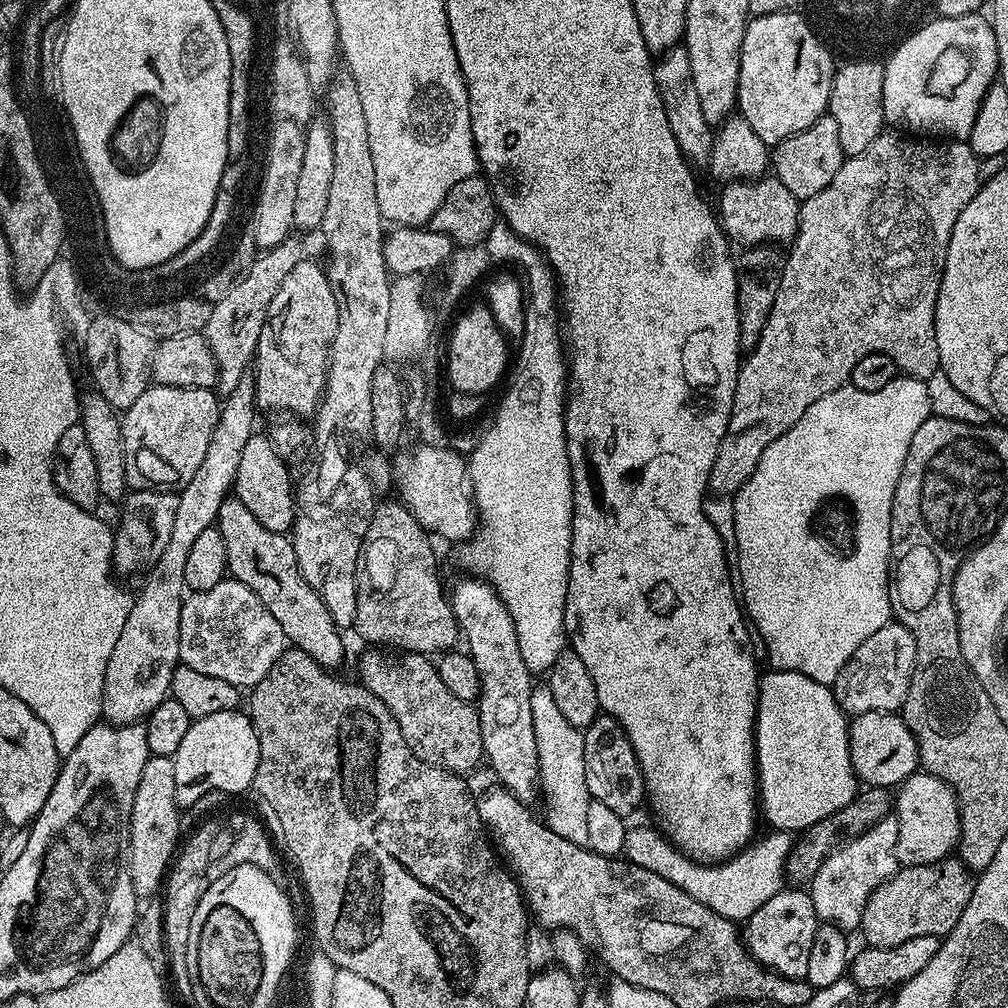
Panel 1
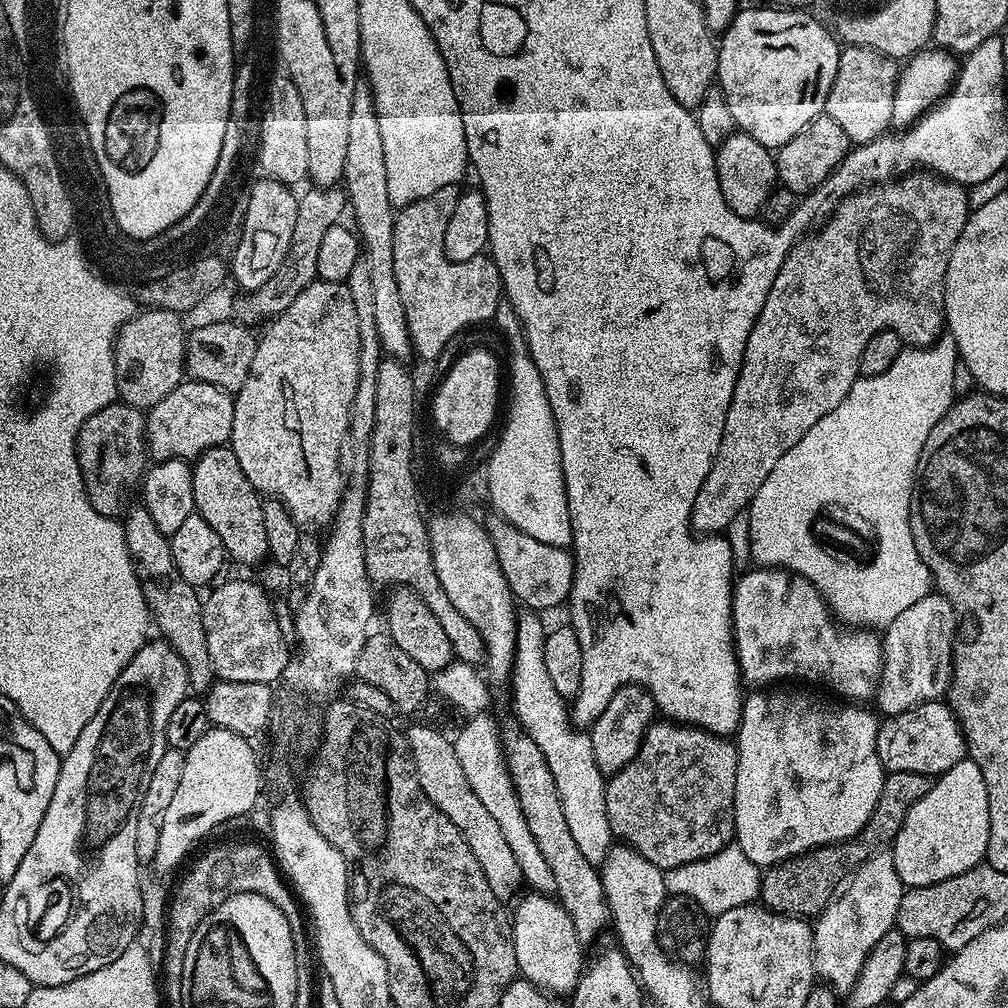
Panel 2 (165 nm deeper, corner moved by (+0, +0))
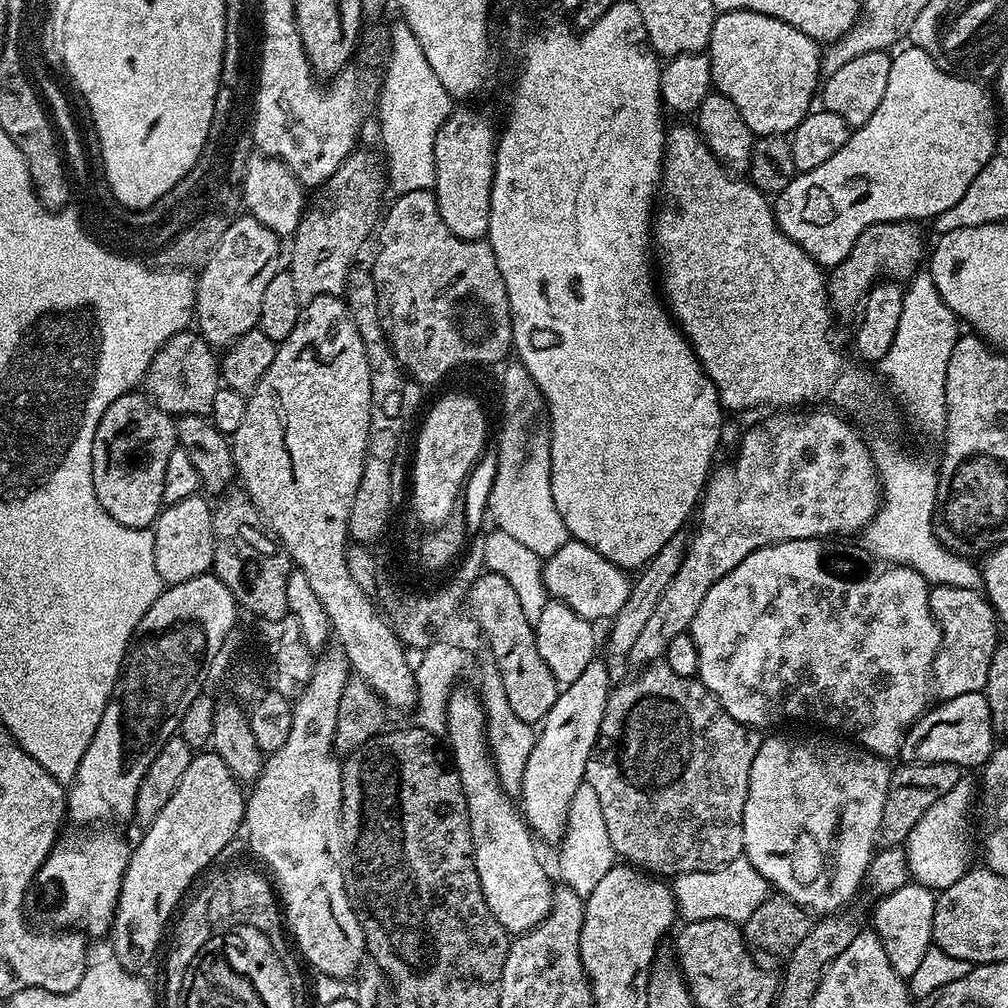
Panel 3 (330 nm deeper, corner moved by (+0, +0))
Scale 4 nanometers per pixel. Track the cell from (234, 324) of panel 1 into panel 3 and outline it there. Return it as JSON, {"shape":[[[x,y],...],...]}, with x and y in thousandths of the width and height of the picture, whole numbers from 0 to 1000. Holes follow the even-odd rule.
{"shape":[[[369,149],[357,150],[349,150],[339,165],[331,169],[329,176],[316,188],[317,199],[303,209],[294,233],[289,235],[290,259],[286,266],[290,269],[290,292],[295,299],[305,300],[316,294],[337,294],[350,273],[349,261],[357,245],[364,240],[368,230],[370,233],[374,229],[382,201],[383,163]]]}

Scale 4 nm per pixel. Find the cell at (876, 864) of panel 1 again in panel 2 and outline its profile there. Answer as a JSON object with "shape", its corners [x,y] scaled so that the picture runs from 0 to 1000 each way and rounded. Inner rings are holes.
{"shape":[[[874,843],[850,859],[840,870],[832,888],[809,910],[806,943],[810,950],[810,966],[827,985],[844,984],[849,973],[854,971],[857,955],[867,938],[889,921],[891,899],[898,884],[884,844]]]}

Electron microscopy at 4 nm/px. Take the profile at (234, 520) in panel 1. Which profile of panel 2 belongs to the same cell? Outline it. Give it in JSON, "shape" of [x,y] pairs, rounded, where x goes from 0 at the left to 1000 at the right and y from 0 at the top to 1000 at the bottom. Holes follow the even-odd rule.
{"shape":[[[228,442],[204,446],[190,460],[193,511],[204,514],[212,522],[212,530],[220,534],[220,542],[227,553],[238,560],[254,560],[266,552],[264,522],[260,522],[260,493],[244,474],[236,454]]]}

